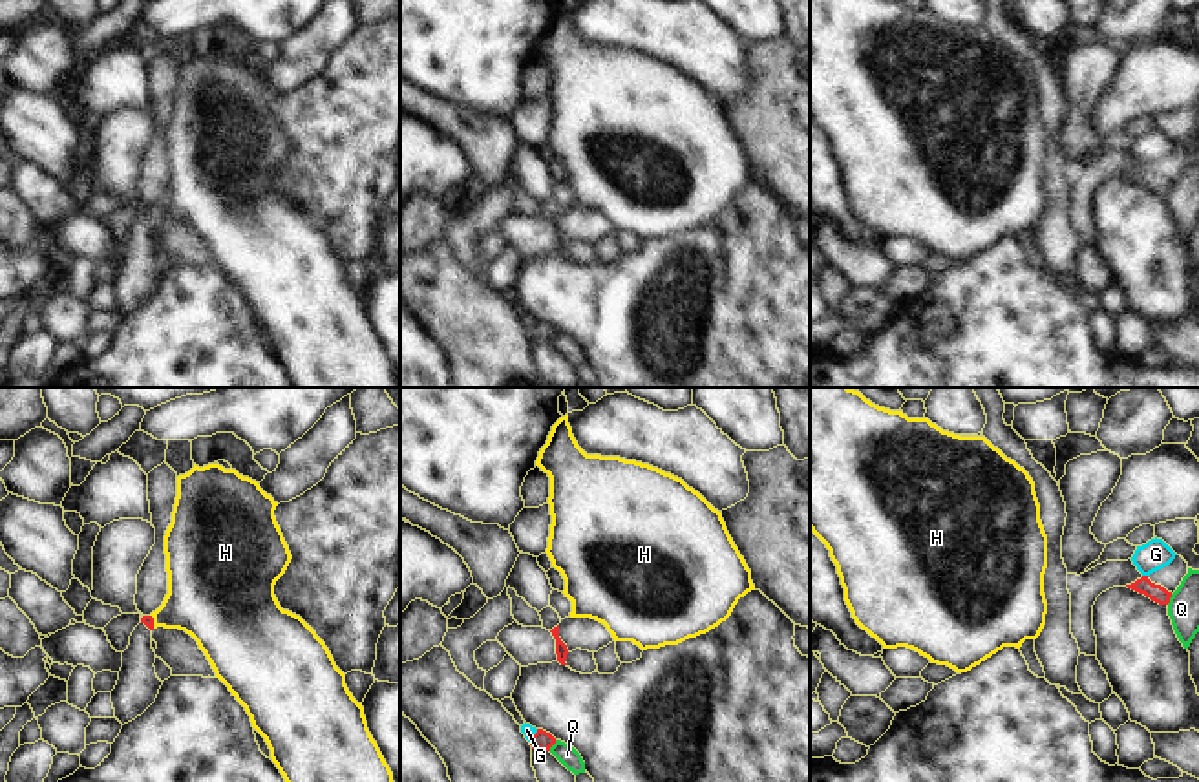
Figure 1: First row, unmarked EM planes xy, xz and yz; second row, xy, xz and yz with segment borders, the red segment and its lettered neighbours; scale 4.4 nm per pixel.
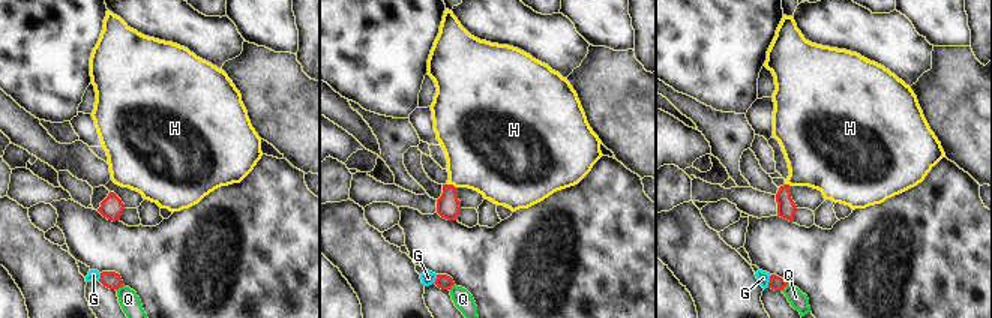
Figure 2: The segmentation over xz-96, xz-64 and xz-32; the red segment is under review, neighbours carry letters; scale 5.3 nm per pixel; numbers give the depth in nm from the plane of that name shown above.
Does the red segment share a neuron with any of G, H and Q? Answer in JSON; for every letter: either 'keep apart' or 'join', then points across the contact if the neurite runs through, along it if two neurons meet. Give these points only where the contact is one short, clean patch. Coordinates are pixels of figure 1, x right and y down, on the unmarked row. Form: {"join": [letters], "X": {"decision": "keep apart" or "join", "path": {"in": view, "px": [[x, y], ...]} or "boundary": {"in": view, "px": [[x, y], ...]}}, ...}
{"join": ["H"], "G": {"decision": "keep apart"}, "H": {"decision": "join", "path": {"in": "xy", "px": [[147, 211], [152, 212], [203, 190]]}}, "Q": {"decision": "keep apart"}}

